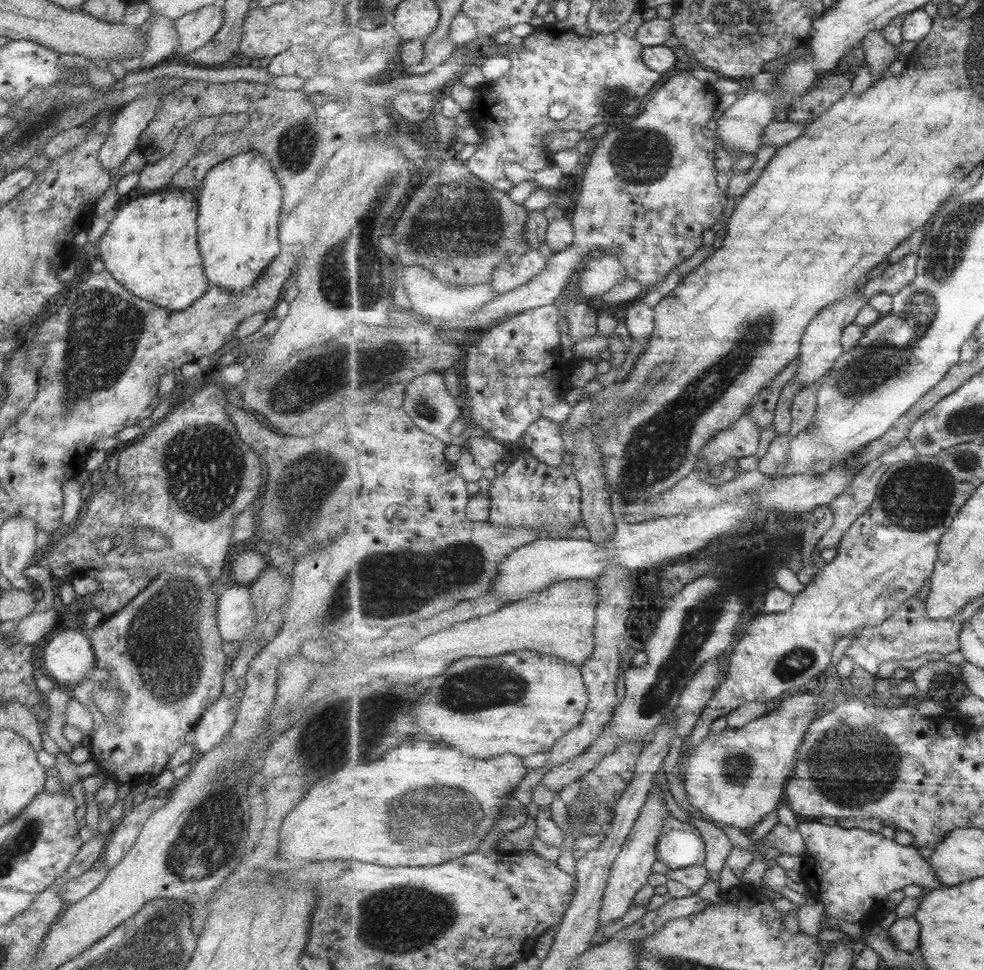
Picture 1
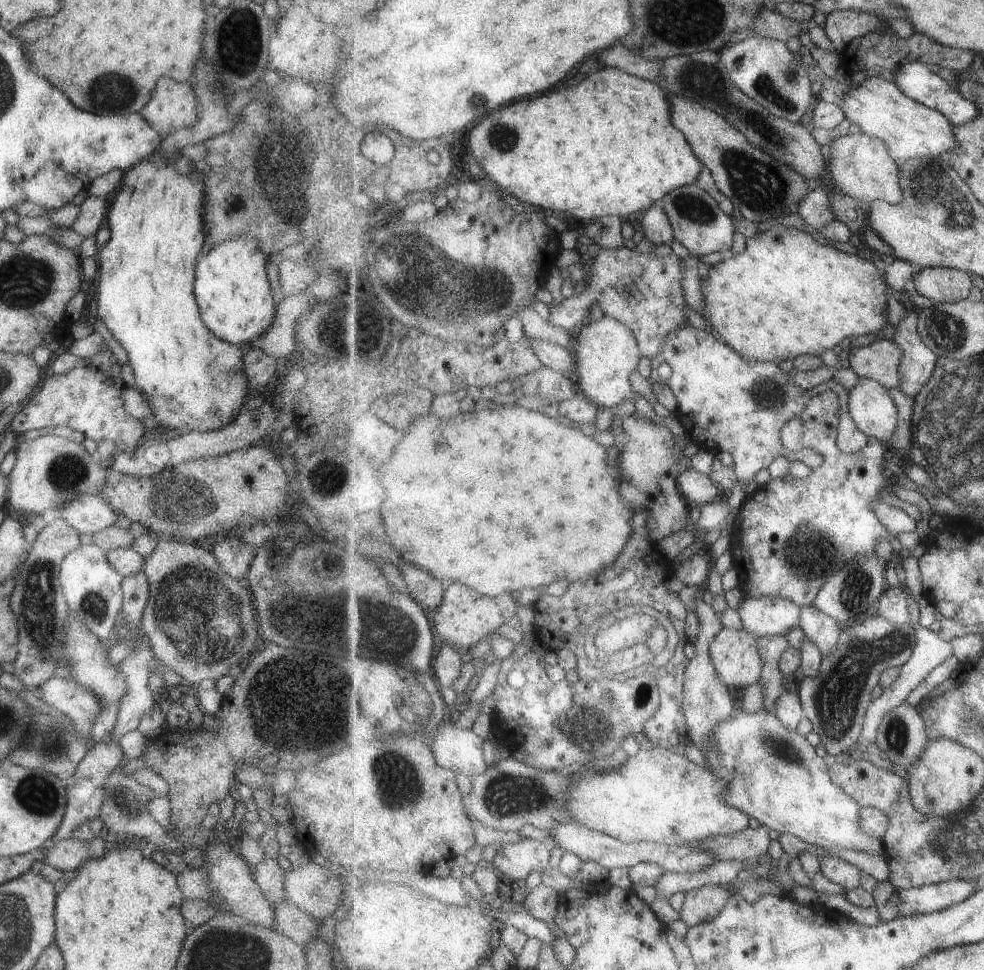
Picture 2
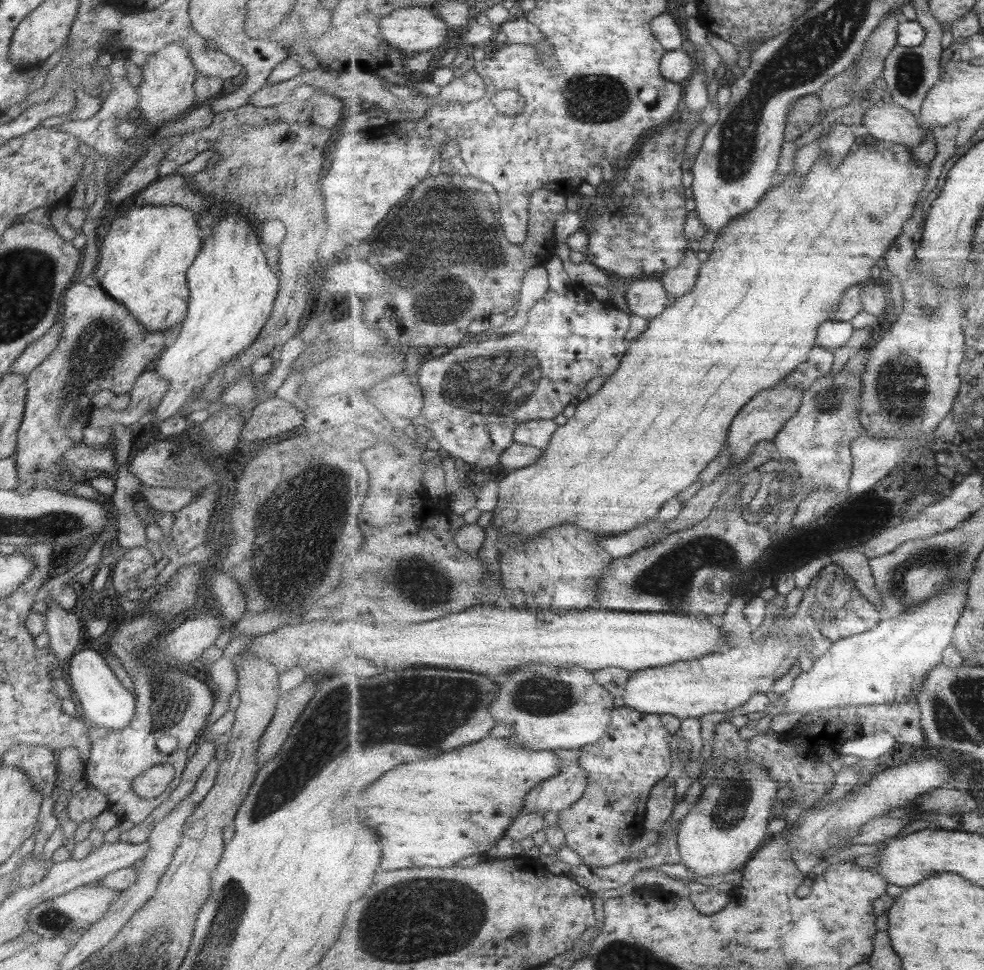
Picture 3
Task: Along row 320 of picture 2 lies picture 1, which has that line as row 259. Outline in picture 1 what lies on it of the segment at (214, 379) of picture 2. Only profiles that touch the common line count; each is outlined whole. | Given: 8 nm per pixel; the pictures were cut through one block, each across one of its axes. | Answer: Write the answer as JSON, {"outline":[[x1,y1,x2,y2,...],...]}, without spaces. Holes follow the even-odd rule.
{"outline":[[175,188,161,191,160,194,144,194,138,199,125,202,121,210,117,210,116,217,95,244,95,250,100,254,105,269,132,294,162,308,184,310,196,302,211,285,204,274,203,258,196,238,198,214,199,204,190,190]]}

